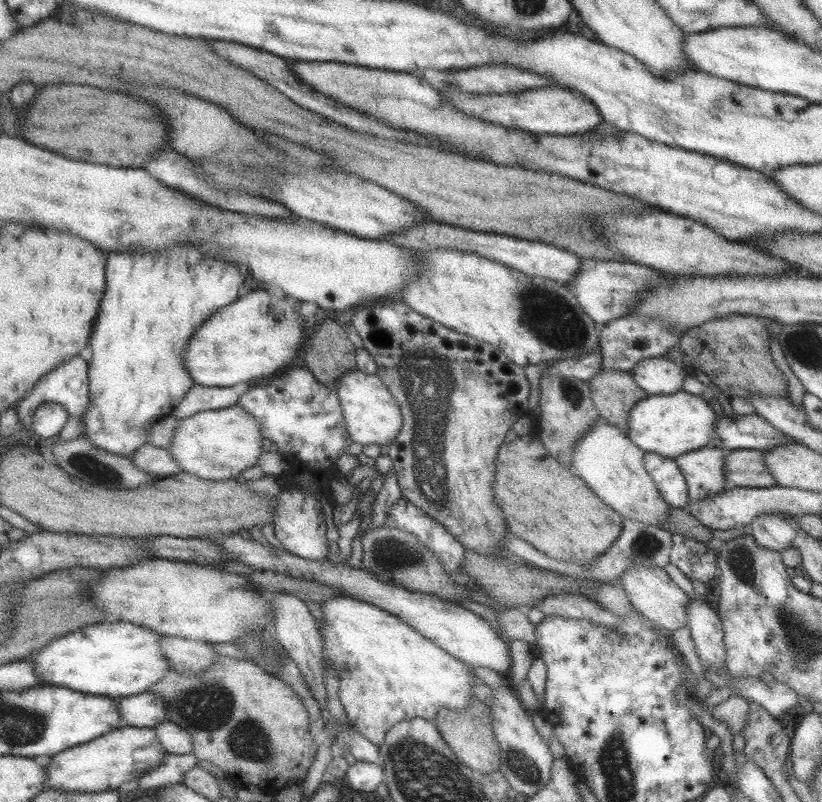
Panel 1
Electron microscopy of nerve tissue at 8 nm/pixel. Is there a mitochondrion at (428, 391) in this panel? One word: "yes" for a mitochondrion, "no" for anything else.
yes

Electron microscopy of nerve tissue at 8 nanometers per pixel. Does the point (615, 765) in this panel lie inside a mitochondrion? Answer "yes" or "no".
yes

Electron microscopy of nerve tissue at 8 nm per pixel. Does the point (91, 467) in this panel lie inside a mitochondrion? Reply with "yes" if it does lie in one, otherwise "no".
yes

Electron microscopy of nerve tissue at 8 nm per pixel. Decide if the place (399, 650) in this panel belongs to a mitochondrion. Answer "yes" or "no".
no

